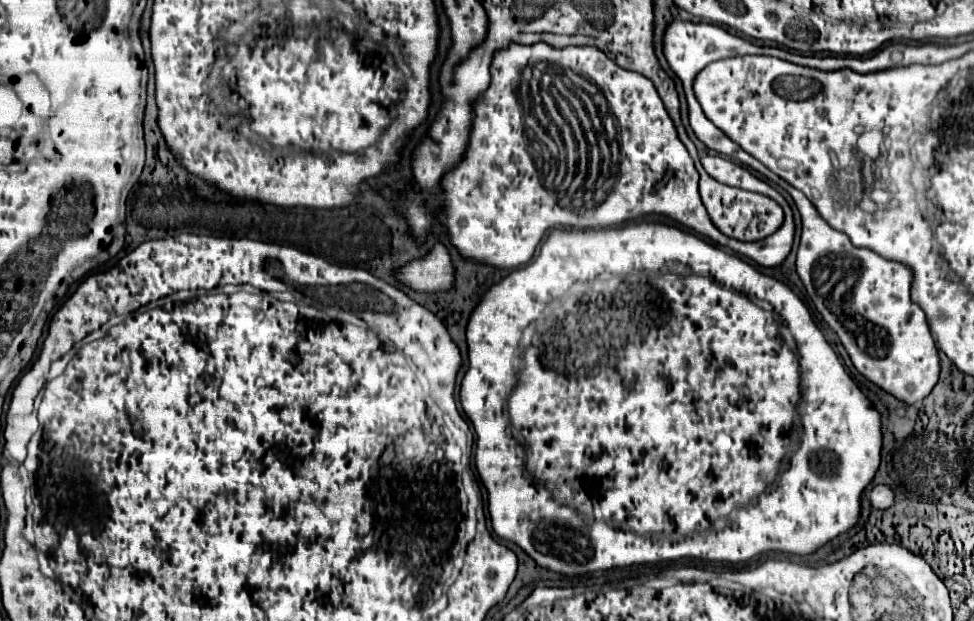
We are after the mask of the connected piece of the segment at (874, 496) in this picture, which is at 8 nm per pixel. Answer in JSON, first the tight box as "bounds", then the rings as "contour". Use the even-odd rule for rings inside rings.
{"bounds":[870,486,894,510],"contour":[[[874,486],[872,492],[870,492],[870,502],[874,508],[880,508],[880,510],[886,510],[894,504],[894,490],[890,486]]]}

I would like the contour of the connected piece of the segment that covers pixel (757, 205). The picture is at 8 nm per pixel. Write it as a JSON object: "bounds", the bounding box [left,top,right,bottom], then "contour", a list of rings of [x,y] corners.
{"bounds":[680,134,784,242],"contour":[[[686,134],[680,136],[684,146],[688,148],[690,156],[694,158],[694,164],[696,164],[696,170],[700,174],[700,196],[702,196],[702,202],[712,218],[712,222],[726,234],[726,236],[732,236],[736,240],[744,240],[744,242],[754,242],[754,240],[762,240],[766,236],[770,236],[772,232],[776,232],[778,226],[782,226],[782,220],[784,220],[784,212],[782,208],[768,196],[764,194],[756,194],[756,192],[748,192],[748,190],[740,190],[740,188],[732,188],[732,186],[726,186],[726,184],[720,184],[718,180],[714,180],[704,168],[702,164],[698,162],[698,154],[696,154],[696,148],[694,144],[690,142],[690,138]]]}

